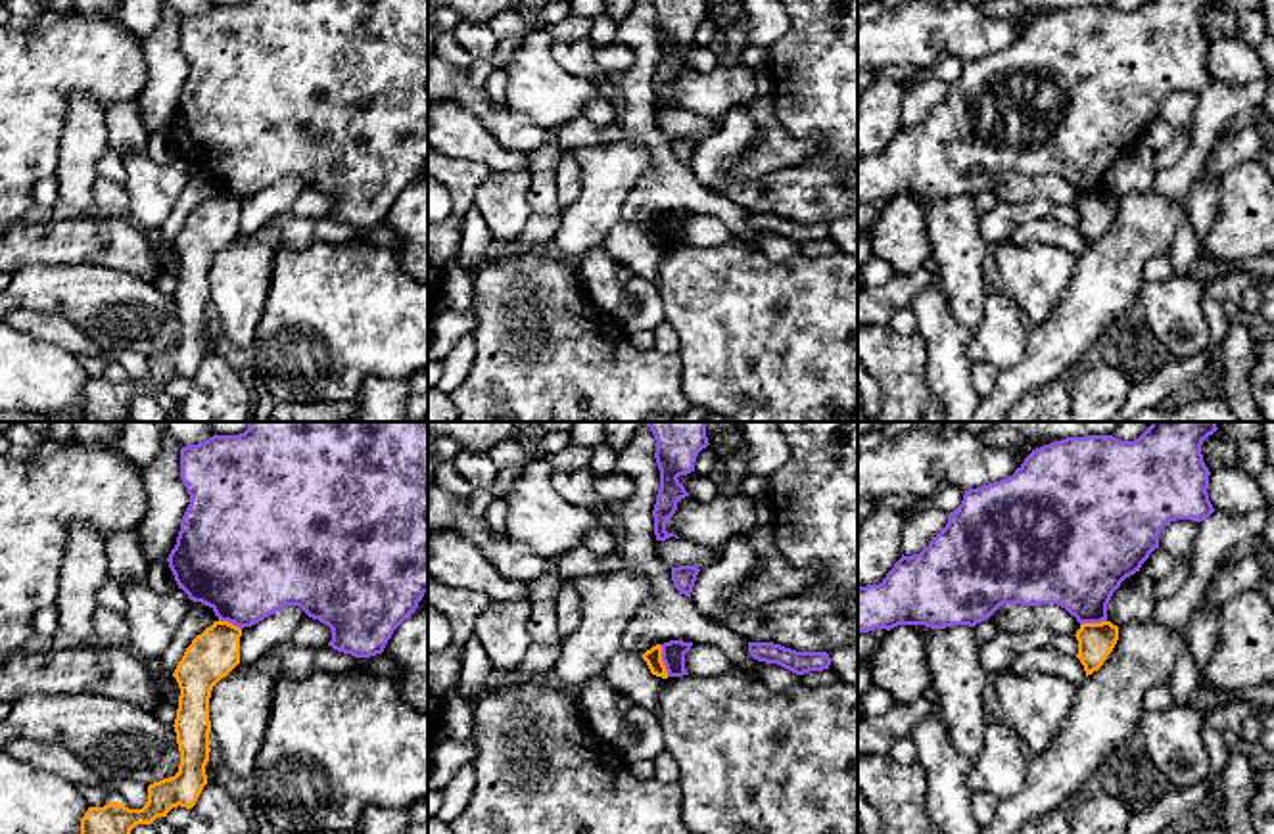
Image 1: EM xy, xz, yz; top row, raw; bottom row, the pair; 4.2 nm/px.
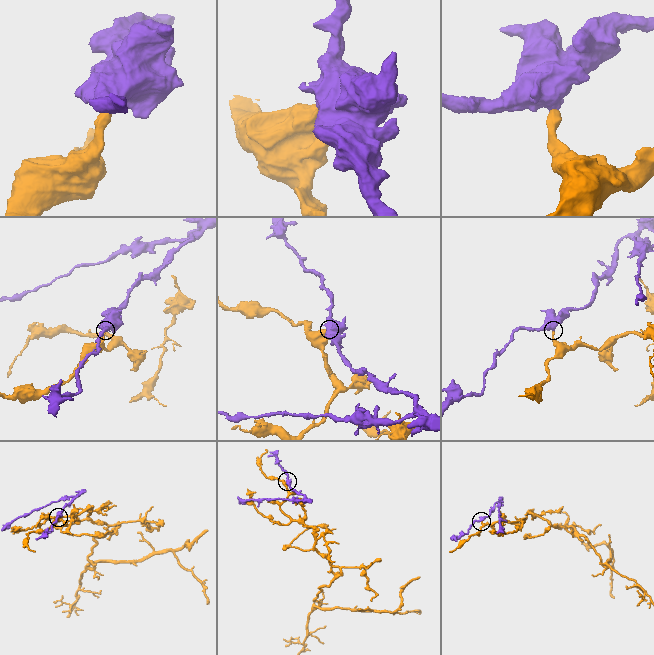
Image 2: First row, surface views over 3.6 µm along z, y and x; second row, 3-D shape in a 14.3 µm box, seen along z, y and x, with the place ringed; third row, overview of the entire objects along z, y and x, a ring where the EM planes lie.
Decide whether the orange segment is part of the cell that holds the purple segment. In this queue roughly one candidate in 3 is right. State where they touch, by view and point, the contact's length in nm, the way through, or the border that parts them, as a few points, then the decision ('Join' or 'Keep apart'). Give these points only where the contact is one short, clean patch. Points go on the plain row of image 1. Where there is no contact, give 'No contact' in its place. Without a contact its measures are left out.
Touches purple at xz (662, 231). Shared border 140 nm. Boundary: xz (659, 215), (668, 246). Keep apart

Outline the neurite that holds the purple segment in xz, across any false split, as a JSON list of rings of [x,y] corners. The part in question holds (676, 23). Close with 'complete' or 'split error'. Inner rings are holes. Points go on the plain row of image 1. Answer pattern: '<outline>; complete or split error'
[[[650,0],[656,10],[656,35],[660,40],[660,59],[656,65],[654,86],[654,105],[656,111],[666,111],[670,107],[679,109],[666,102],[668,90],[675,84],[677,73],[689,63],[679,54],[679,46],[695,42],[696,27],[706,19],[708,8],[706,0]]]; complete

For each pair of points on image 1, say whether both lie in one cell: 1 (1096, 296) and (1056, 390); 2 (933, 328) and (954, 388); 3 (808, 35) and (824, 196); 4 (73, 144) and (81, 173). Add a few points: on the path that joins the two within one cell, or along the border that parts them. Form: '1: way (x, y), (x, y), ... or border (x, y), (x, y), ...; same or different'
1: border (1060, 376), (1038, 384), (1019, 399); different
2: way (946, 344), (948, 372); same
3: way (837, 75), (837, 156); same
4: way (77, 152), (77, 165); same

